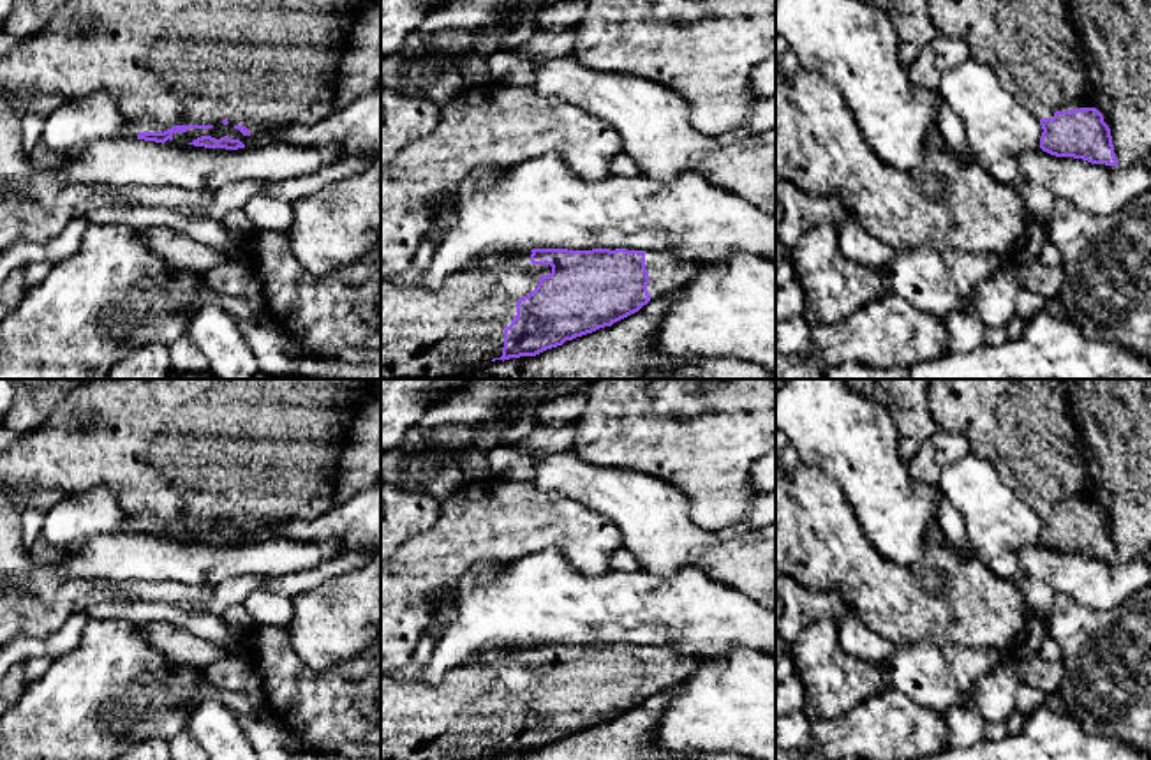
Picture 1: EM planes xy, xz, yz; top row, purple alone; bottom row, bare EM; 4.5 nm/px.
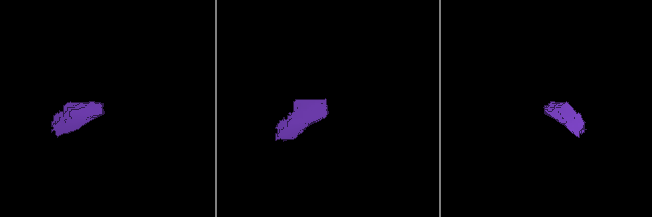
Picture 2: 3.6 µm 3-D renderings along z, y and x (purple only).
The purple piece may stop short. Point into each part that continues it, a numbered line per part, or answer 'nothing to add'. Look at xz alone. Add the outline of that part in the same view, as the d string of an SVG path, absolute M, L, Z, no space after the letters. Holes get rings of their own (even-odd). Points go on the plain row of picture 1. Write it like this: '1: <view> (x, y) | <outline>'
1: xz (667, 667) | M645 645L645 663L649 667L647 686L650 695L656 695L682 682L698 667L698 658L673 647Z
2: xz (460, 718) | M531 645L515 649L490 663L449 668L437 684L421 679L398 681L381 674L381 760L490 760L502 751L504 723L516 711L516 697L534 686L550 659L532 659Z

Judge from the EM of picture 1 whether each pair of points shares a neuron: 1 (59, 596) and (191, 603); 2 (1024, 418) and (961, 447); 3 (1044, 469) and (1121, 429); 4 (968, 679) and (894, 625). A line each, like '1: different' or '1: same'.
1: same
2: different
3: different
4: different

